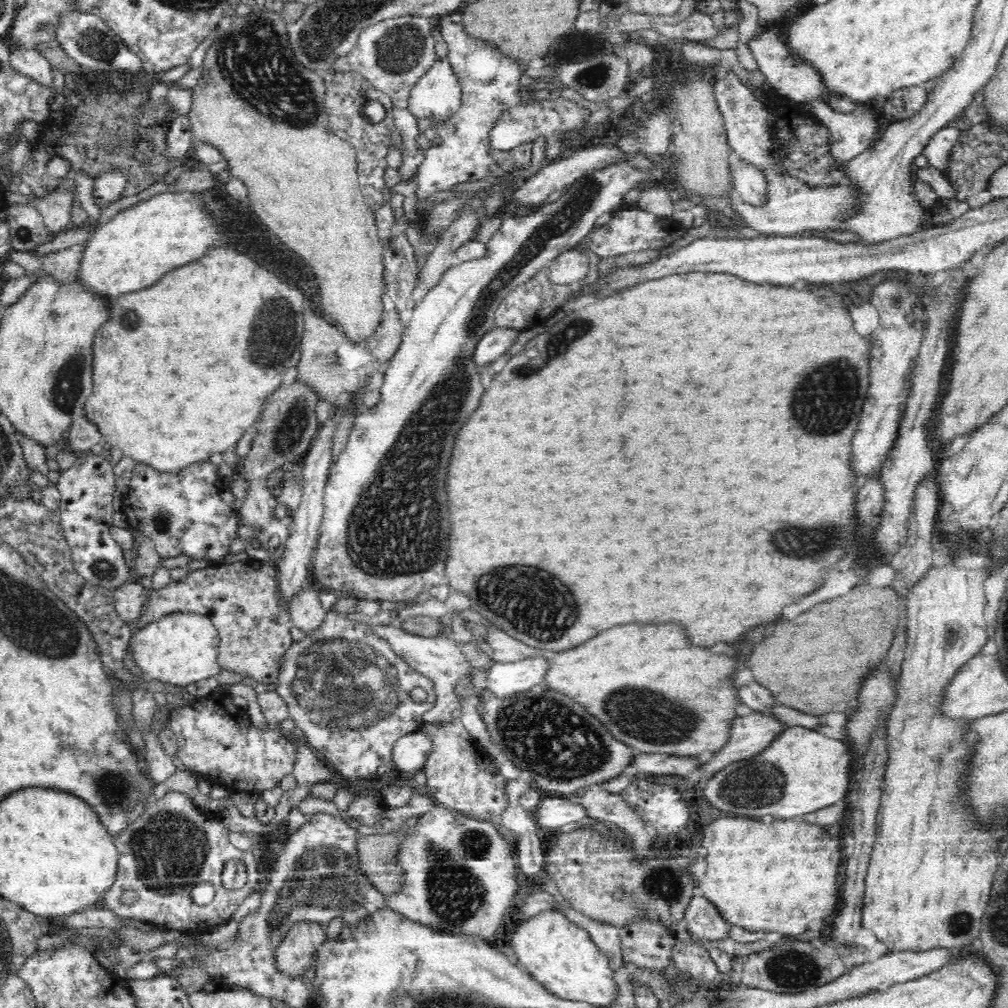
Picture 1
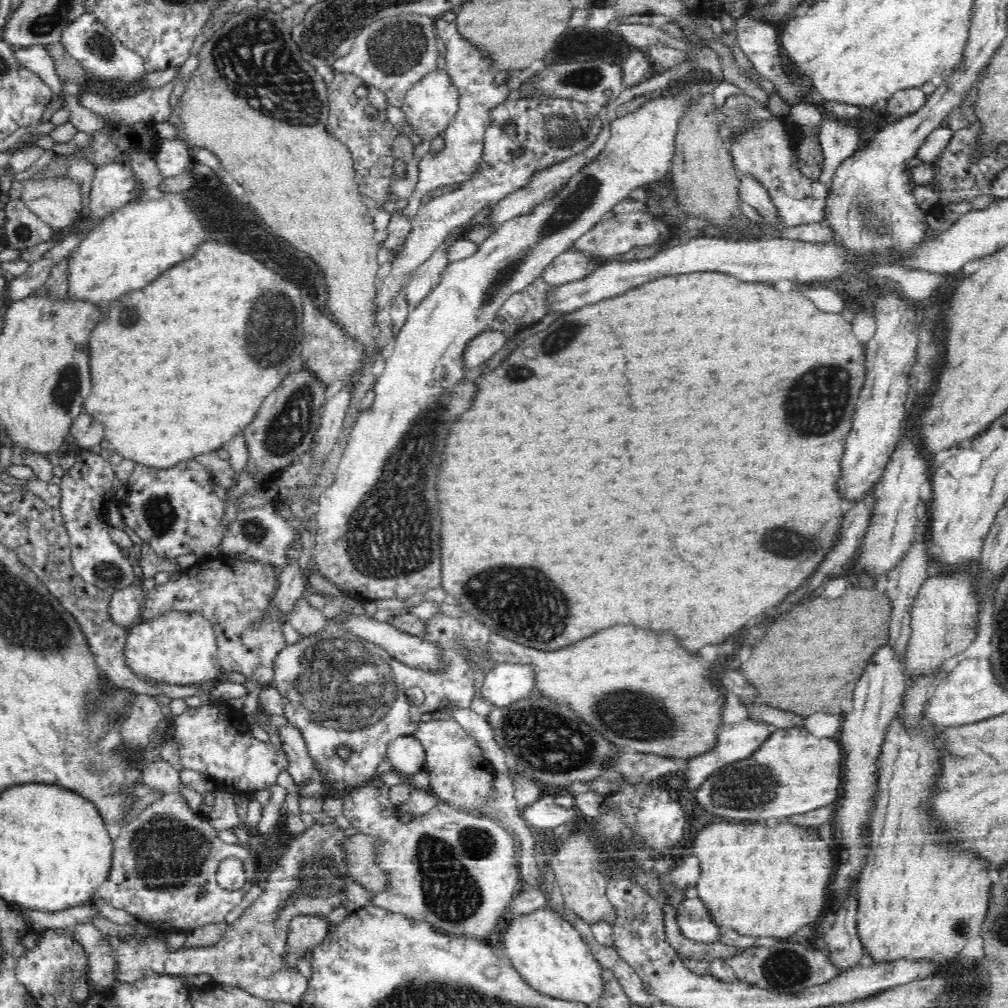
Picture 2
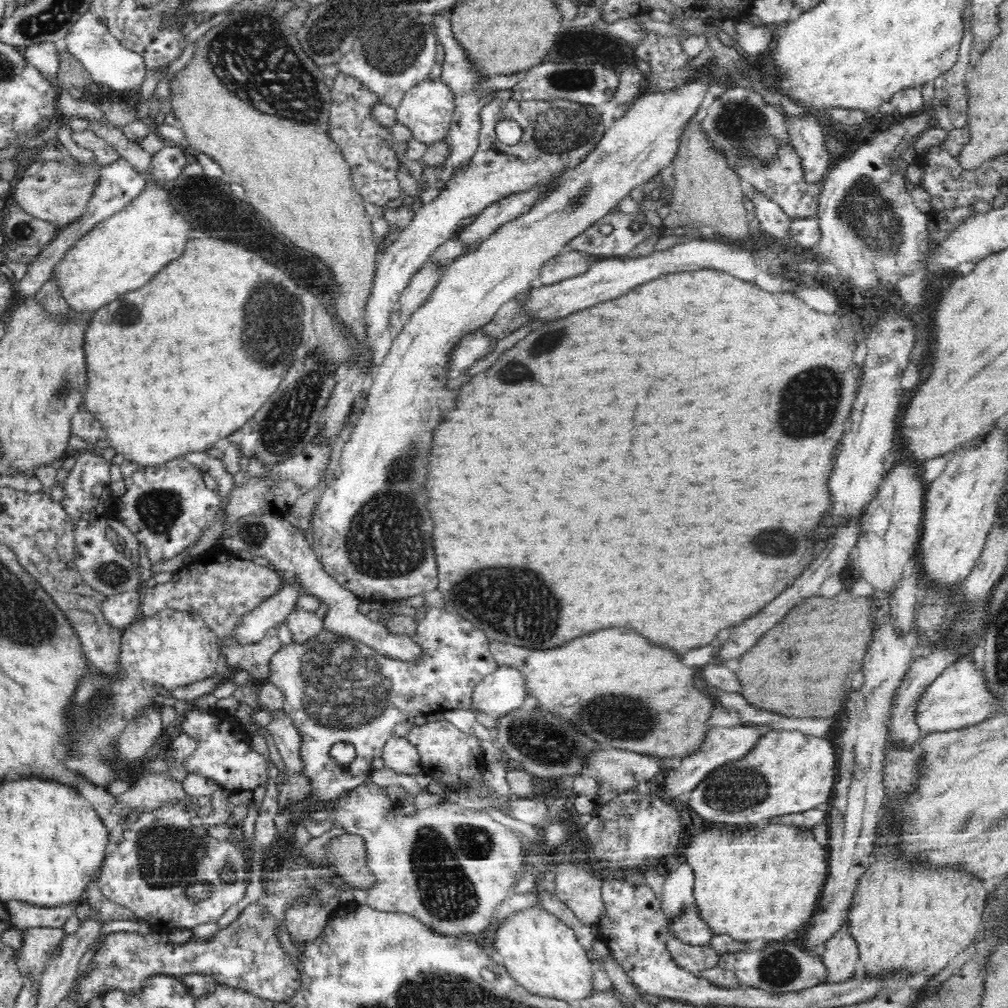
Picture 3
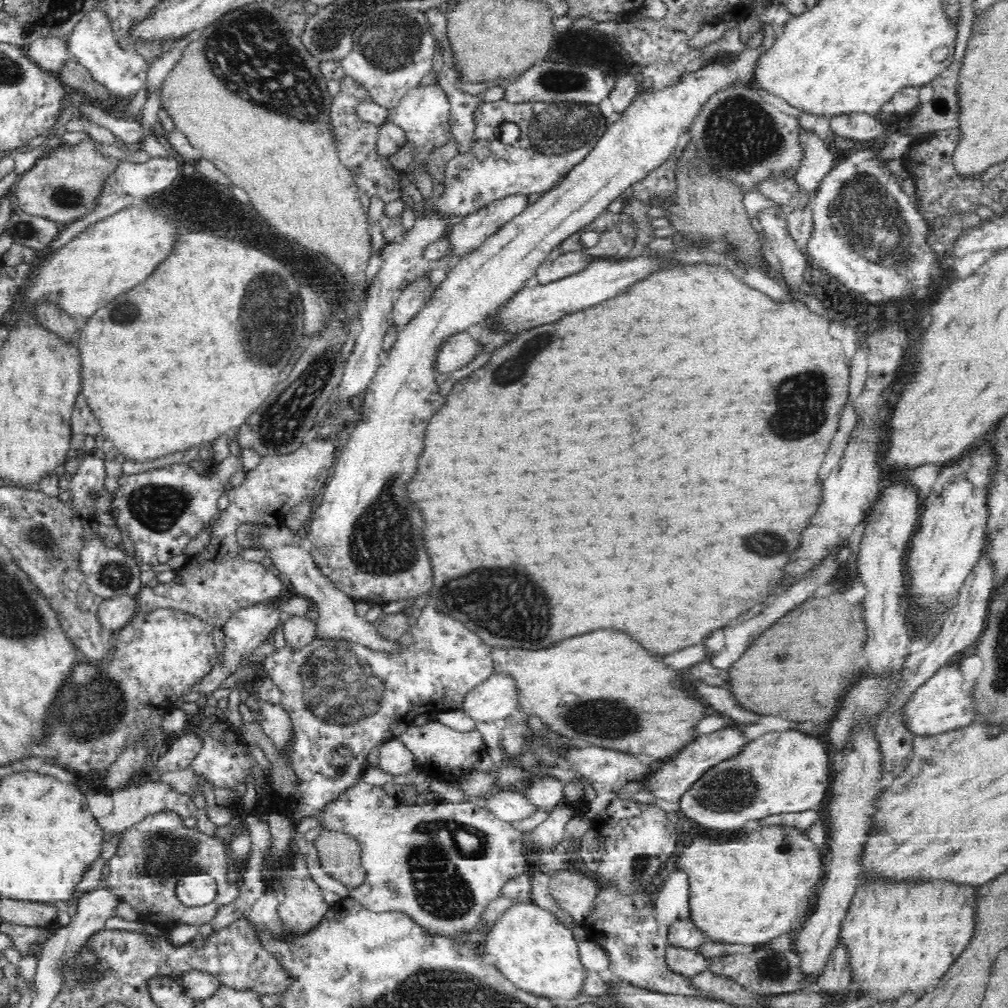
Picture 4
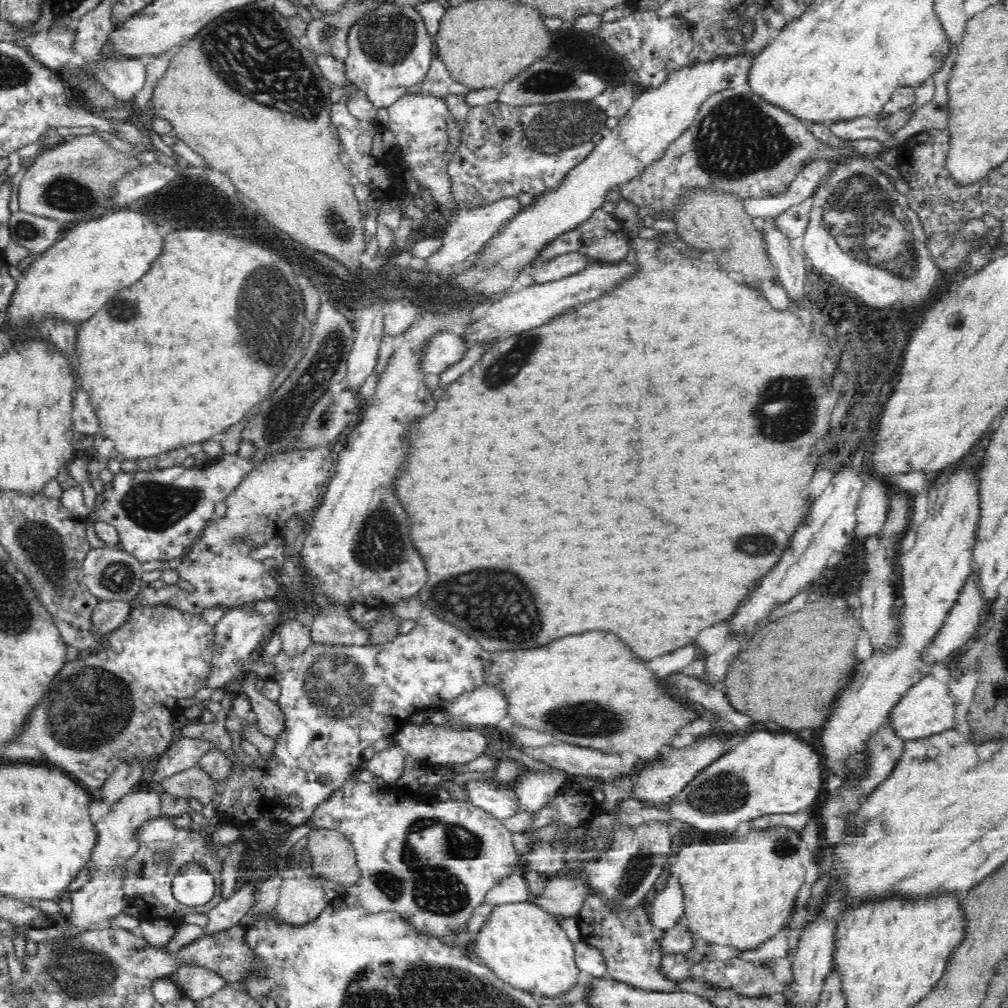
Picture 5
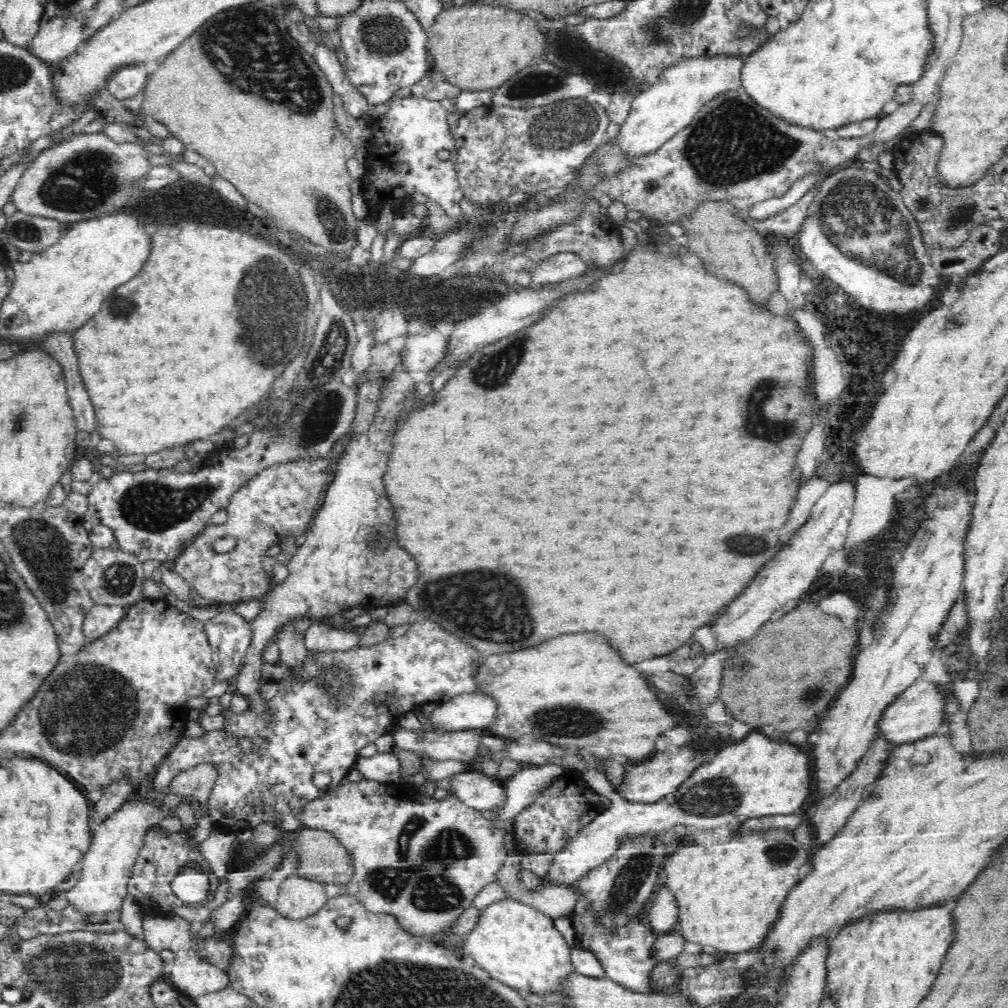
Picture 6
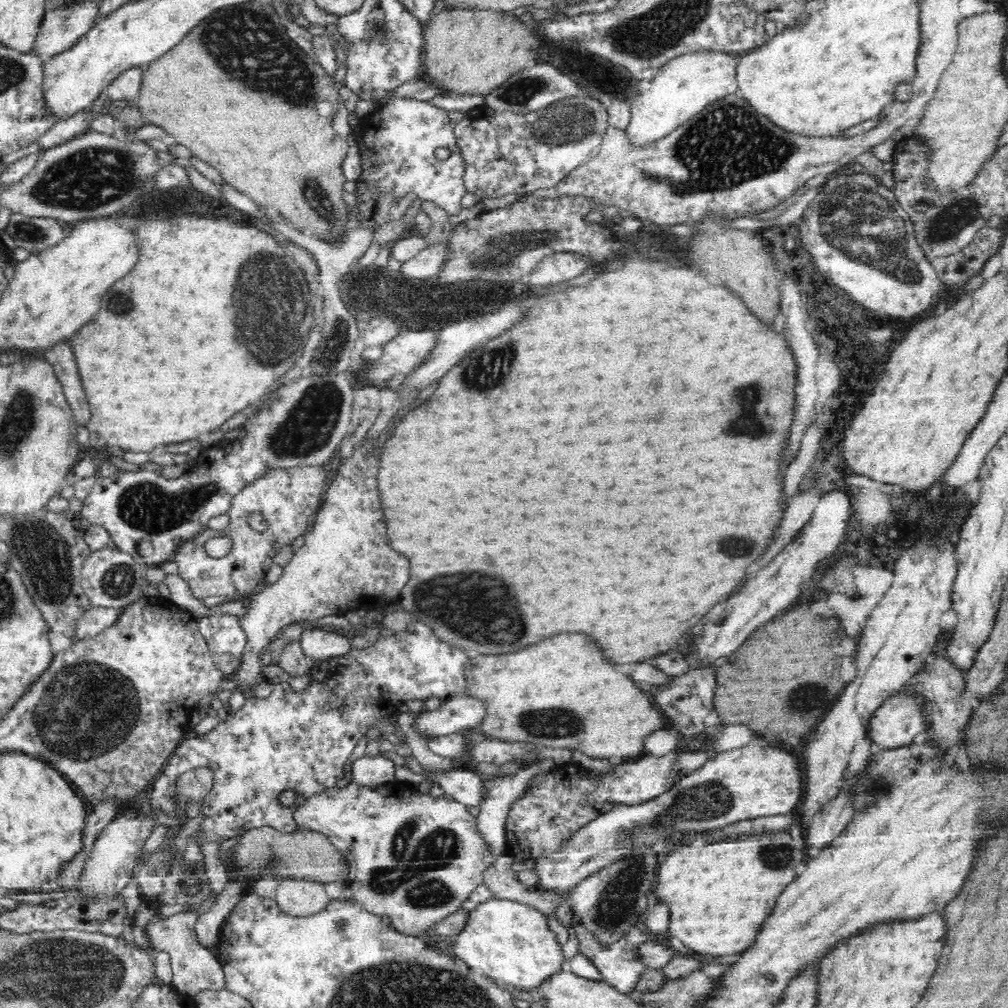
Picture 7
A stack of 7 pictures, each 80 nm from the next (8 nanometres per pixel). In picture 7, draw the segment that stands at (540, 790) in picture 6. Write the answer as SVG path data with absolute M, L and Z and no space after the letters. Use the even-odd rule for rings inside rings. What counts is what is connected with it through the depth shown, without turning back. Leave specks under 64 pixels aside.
M543 760L537 763L531 763L526 765L525 768L520 769L511 775L506 776L493 776L487 778L487 786L489 787L489 798L480 806L480 814L478 814L478 828L481 829L482 835L486 837L486 841L489 841L495 852L499 854L499 857L506 854L506 826L510 812L514 804L520 802L526 797L530 786L534 783L534 780L540 776L540 774L548 774L548 772L555 771L559 767L554 760Z

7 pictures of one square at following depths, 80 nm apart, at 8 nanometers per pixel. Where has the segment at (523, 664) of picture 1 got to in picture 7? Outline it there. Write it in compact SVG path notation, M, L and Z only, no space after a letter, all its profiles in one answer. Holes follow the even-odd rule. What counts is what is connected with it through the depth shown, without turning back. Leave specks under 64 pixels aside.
M462 695L444 701L436 710L415 715L413 727L427 736L477 730L488 716L486 701Z

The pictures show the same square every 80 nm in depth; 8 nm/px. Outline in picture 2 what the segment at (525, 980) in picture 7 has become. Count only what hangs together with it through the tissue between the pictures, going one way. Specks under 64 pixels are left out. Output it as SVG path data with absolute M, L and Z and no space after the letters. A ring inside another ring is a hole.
M540 908L530 914L508 917L508 930L503 934L506 960L512 962L514 967L530 985L548 996L558 997L560 1000L581 1002L593 1006L602 1000L606 994L606 980L602 976L604 965L594 957L588 943L570 922L566 921L560 913L548 908Z

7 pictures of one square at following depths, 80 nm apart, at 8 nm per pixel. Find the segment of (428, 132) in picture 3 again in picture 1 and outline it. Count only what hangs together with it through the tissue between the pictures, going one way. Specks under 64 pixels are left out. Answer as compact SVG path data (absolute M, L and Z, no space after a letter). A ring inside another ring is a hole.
M437 58L412 88L407 109L418 119L428 118L438 124L460 109L461 94L450 59Z

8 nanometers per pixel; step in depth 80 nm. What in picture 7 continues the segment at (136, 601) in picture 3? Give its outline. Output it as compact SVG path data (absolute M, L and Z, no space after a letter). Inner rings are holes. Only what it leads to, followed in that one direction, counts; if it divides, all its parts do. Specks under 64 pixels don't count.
M92 604L82 615L76 628L77 640L96 638L118 622L123 609Z

